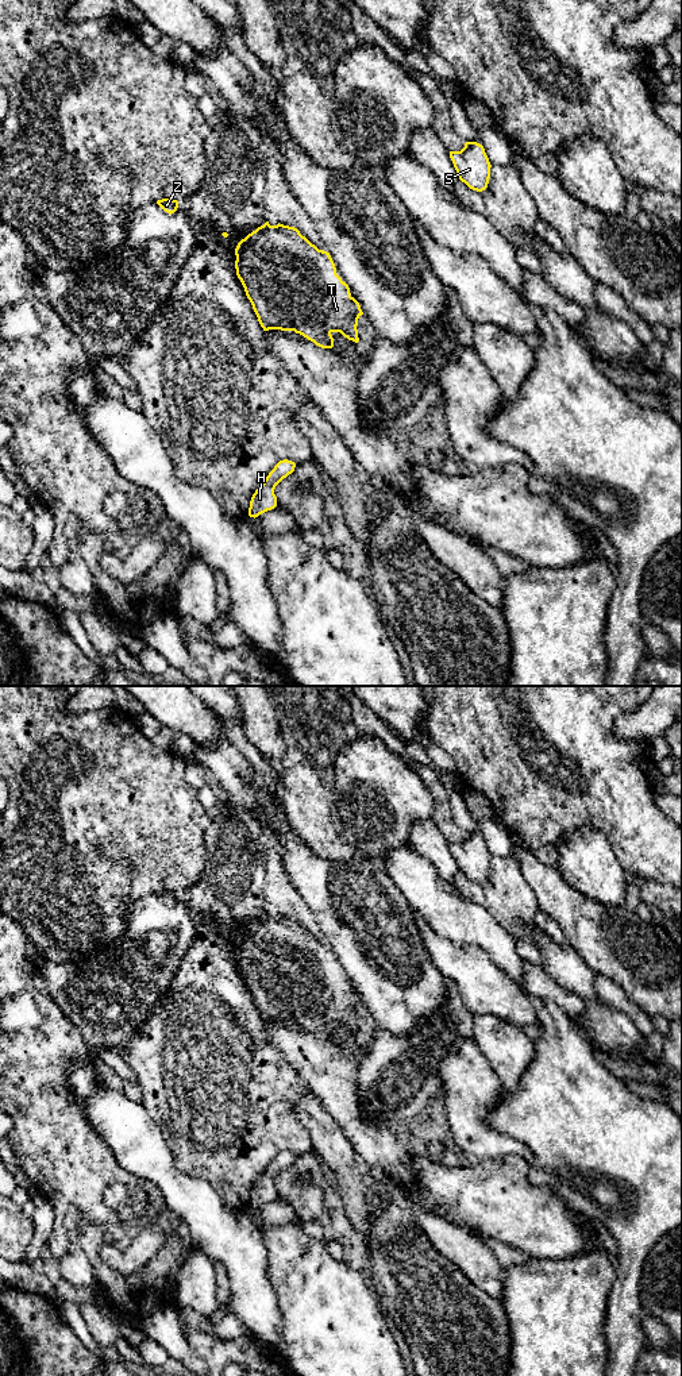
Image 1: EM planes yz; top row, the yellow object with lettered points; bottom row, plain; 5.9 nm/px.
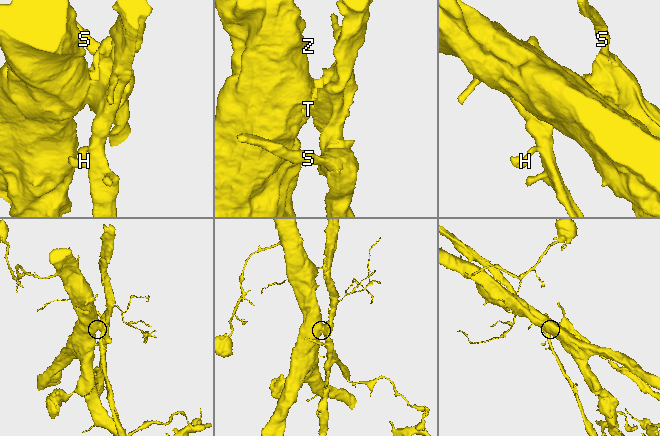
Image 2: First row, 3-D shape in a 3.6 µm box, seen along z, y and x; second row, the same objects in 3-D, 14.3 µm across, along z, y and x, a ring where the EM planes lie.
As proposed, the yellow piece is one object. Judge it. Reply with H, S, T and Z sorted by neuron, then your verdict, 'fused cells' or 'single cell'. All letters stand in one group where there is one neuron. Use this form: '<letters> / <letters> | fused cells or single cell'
H S / T Z | fused cells

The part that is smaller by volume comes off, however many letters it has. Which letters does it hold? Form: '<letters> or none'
H, S

